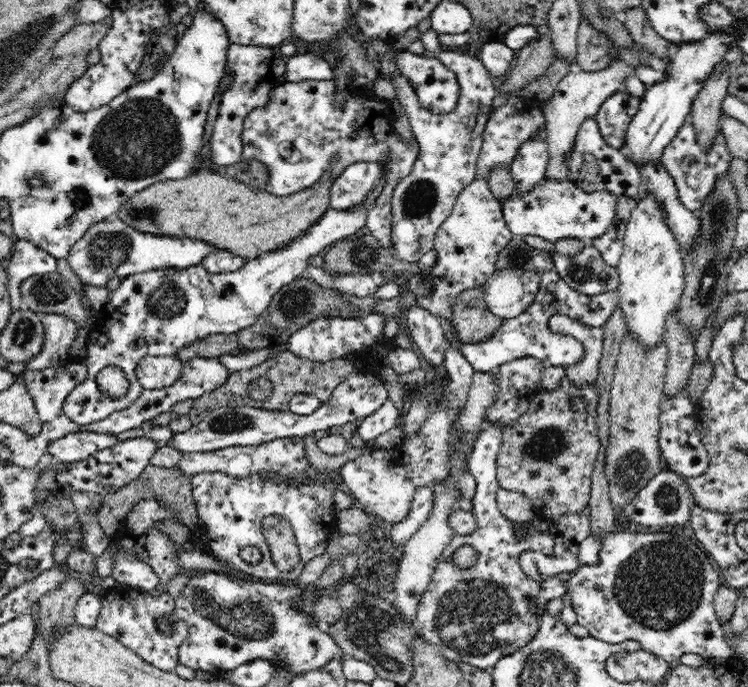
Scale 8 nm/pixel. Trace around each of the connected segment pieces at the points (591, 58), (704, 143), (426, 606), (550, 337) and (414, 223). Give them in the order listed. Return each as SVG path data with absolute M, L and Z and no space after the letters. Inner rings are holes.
M581 19L577 32L575 68L586 72L602 70L611 61L608 53L613 48L606 33L596 31L588 19Z
M724 60L714 66L706 84L694 100L690 122L693 123L701 148L710 148L713 138L718 134L720 118L724 114L722 104L729 94L729 83L730 62Z
M498 423L488 425L475 440L472 452L468 457L468 471L476 480L475 495L471 499L473 504L472 515L475 518L475 529L470 534L455 535L450 544L444 548L440 554L440 561L428 589L422 596L420 605L417 609L417 618L415 619L418 633L431 644L438 646L444 656L451 661L468 662L482 670L491 670L502 656L488 656L492 650L510 646L510 654L516 652L518 648L524 647L528 642L535 639L540 630L539 618L542 616L542 609L547 606L550 600L561 598L568 590L571 574L561 573L549 580L534 581L522 571L519 564L519 556L524 550L540 550L546 556L552 556L553 553L553 535L547 532L536 532L533 528L528 528L526 536L520 540L515 533L517 523L508 520L497 507L497 490L500 485L497 481L496 456L502 442L502 430ZM468 544L476 550L478 558L476 564L470 567L455 566L452 560L452 554L456 548Z
M554 270L543 272L540 275L541 281L537 295L526 311L516 318L504 319L500 328L486 340L477 343L459 342L459 349L475 372L494 371L506 362L512 362L512 359L525 356L534 357L549 366L560 366L564 369L575 366L586 354L584 345L573 336L552 333L548 328L548 319L554 314L566 314L576 322L601 327L619 304L617 290L588 296L570 288Z
M442 47L431 54L424 53L424 56L440 59L446 68L456 73L460 87L453 112L450 116L441 116L420 105L414 87L405 76L394 72L389 81L394 86L412 125L415 141L420 145L414 168L408 176L400 180L391 198L391 241L399 258L416 263L428 250L432 250L436 234L450 216L460 192L476 179L483 133L494 112L493 98L498 94L491 71L468 51Z

